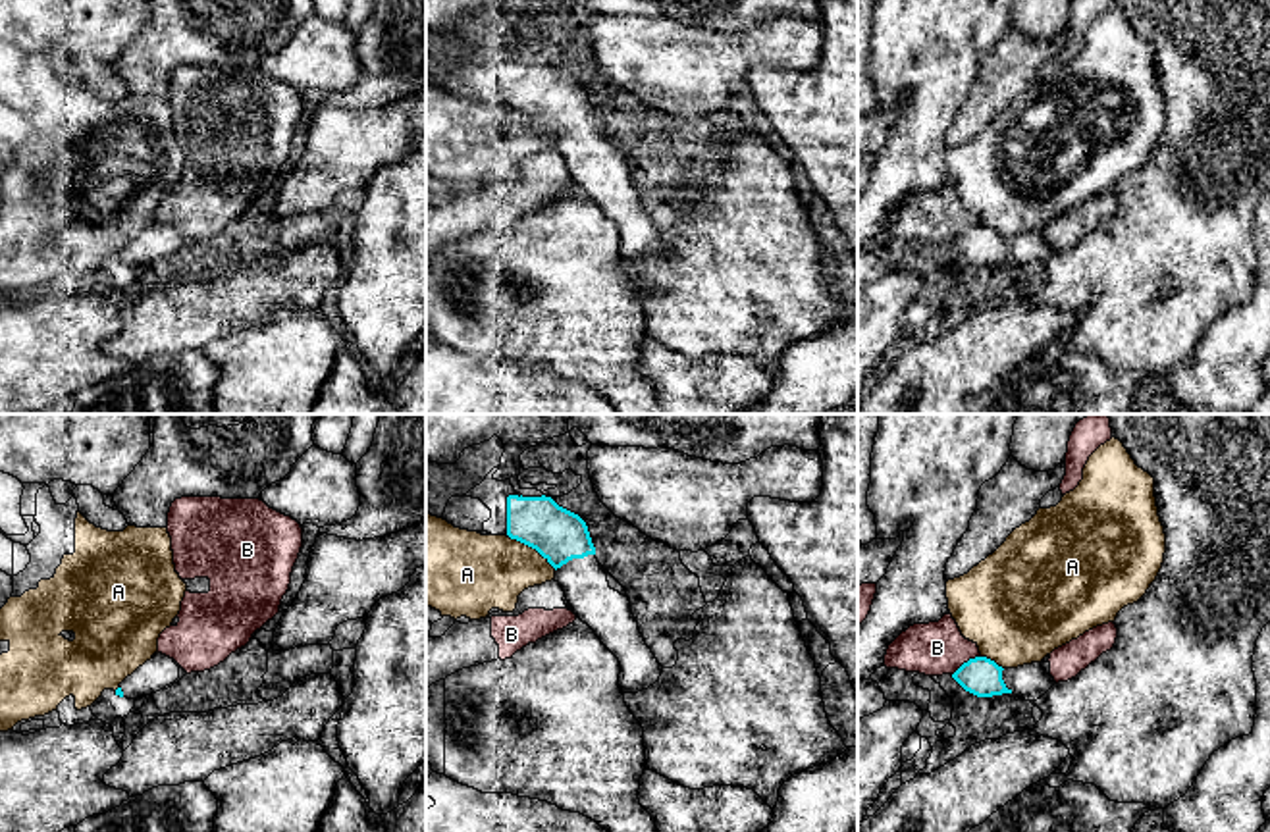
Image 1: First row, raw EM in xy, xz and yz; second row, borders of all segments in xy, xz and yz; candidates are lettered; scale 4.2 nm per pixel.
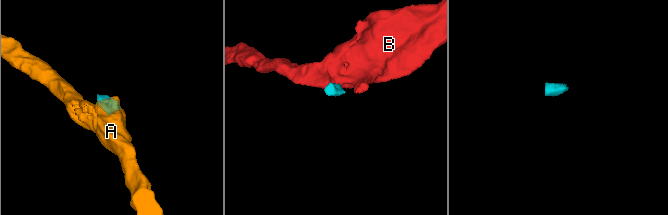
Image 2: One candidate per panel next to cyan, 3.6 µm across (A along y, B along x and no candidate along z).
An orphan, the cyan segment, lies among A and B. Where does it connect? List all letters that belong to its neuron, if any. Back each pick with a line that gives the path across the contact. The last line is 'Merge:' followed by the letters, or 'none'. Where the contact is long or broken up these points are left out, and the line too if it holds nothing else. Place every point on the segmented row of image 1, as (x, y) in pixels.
Merge: none

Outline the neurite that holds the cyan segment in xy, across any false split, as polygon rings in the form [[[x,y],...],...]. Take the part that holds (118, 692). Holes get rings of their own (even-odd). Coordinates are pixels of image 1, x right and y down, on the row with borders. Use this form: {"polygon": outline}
{"polygon": [[[154,653],[150,661],[146,661],[119,684],[116,695],[137,699],[164,689],[177,678],[179,678],[179,666],[173,663],[173,659],[162,653]]]}

